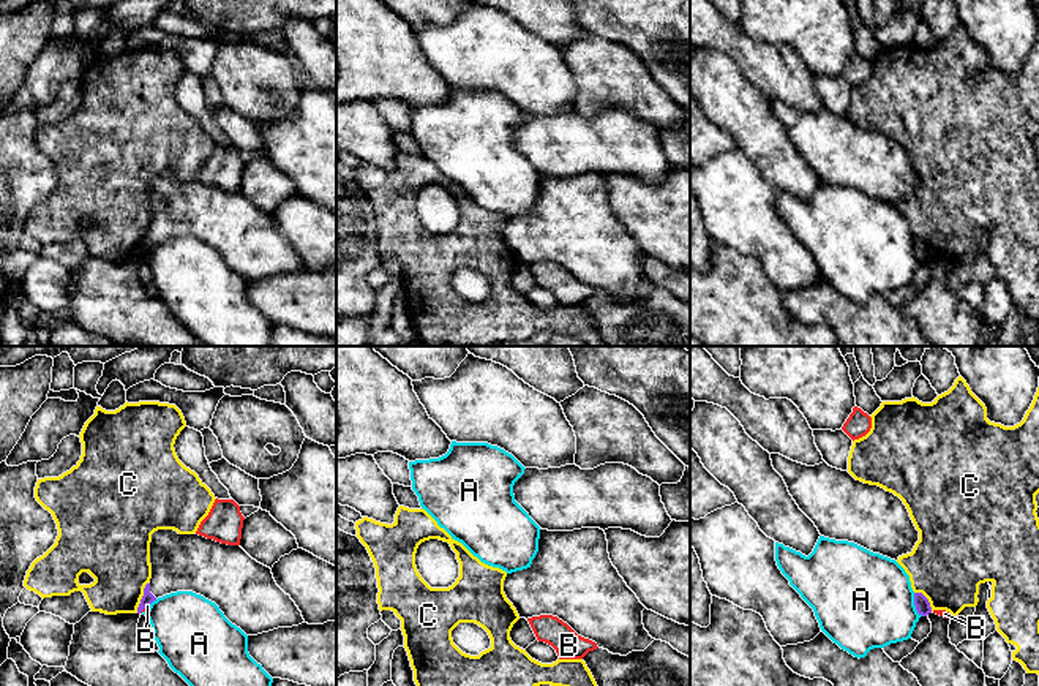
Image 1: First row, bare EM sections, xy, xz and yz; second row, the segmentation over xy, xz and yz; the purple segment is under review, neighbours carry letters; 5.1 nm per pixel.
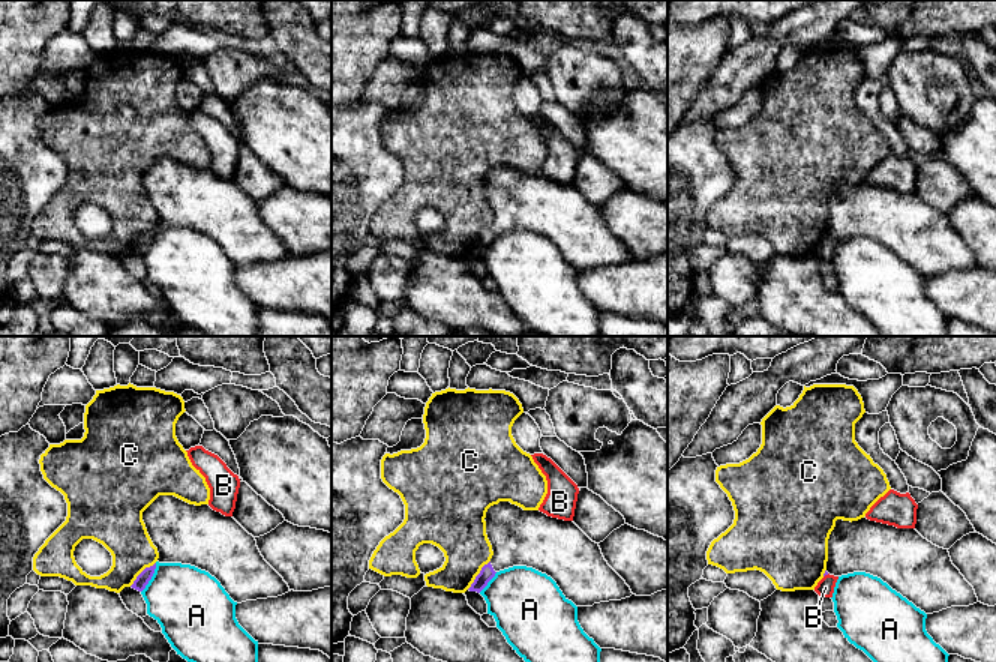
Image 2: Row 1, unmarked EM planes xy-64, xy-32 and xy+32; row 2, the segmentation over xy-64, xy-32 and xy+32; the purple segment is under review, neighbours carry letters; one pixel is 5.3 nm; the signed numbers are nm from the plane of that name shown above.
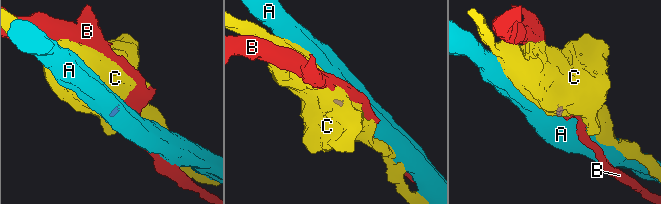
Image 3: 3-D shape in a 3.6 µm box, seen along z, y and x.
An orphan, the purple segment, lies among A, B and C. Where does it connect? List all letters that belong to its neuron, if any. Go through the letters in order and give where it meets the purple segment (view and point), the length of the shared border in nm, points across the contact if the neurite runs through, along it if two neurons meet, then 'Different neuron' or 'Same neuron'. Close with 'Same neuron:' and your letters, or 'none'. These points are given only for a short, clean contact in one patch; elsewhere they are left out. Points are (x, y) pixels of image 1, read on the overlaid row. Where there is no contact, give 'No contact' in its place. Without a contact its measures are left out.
A: Touches purple at yz (916, 606). Shared border 130 nm. Boundary: yz (913, 593), (916, 610), (922, 615). Different neuron
B: Touches purple at xy (144, 607). Shared border 70 nm. Boundary: xy (149, 604), (139, 612). Different neuron
C: Touches purple at xy (142, 596). Shared border 160 nm. Boundary: xy (147, 582), (136, 610). Different neuron
Same neuron: none

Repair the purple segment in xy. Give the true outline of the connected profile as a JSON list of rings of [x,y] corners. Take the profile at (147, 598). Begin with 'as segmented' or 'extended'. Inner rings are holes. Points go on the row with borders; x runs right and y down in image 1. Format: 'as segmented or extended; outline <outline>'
extended; outline [[[158,530],[150,542],[152,579],[137,607],[141,613],[158,597],[177,591],[193,591],[215,602],[224,616],[246,635],[305,623],[302,612],[275,582],[272,569],[253,560],[240,545],[227,545],[199,534]]]

